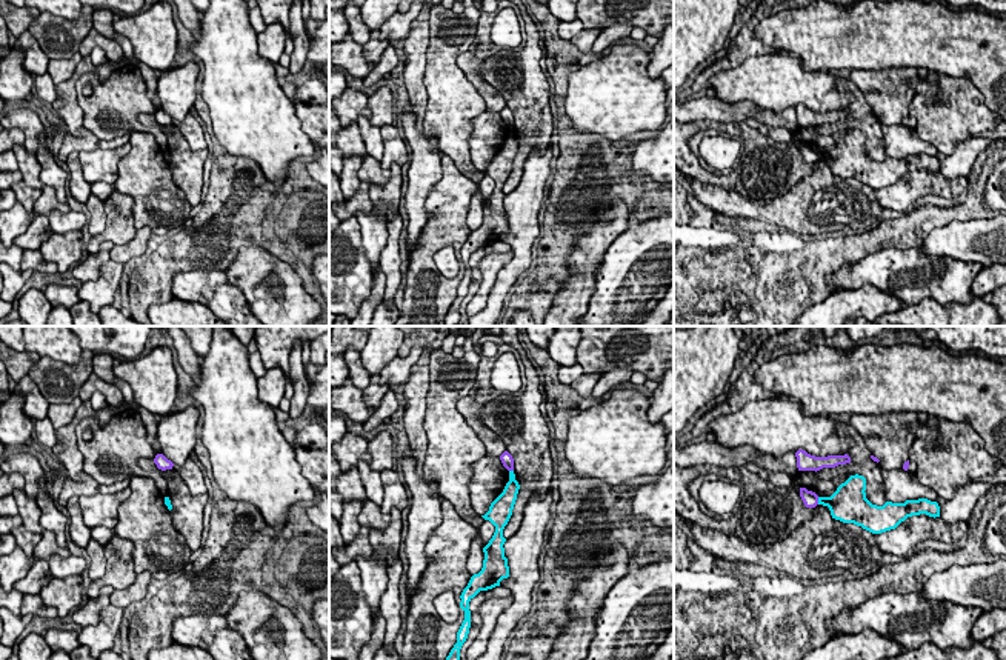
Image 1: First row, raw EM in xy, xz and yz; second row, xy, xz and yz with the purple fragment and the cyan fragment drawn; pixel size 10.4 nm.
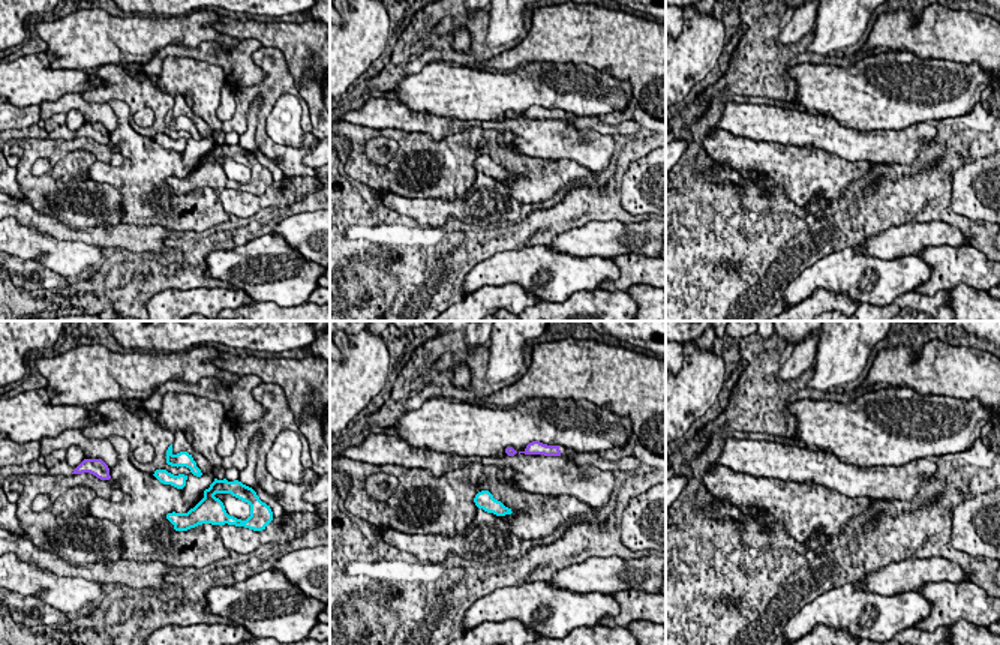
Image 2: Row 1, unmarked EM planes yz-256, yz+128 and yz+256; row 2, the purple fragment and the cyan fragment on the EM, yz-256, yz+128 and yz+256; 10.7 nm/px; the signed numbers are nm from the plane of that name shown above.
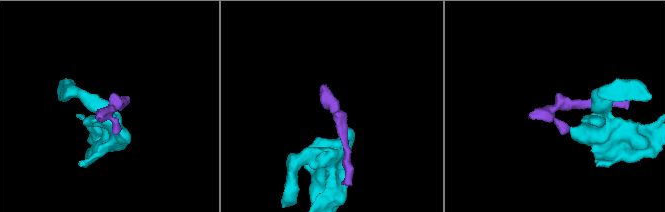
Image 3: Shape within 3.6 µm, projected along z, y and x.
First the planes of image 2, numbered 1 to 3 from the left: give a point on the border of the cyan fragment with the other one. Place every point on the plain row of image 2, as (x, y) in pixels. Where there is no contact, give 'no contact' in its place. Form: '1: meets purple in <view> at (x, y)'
1: no contact
2: no contact
3: no contact

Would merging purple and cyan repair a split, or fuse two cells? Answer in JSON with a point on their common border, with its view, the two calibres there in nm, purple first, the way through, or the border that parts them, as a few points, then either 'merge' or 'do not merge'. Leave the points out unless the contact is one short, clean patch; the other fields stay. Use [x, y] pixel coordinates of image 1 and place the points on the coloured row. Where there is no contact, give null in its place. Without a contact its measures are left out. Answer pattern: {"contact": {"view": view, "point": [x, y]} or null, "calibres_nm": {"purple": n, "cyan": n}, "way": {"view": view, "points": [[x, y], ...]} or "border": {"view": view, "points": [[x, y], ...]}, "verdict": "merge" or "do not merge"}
{"contact": {"view": "yz", "point": [817, 500]}, "calibres_nm": {"purple": 160, "cyan": 280}, "border": {"view": "yz", "points": [[817, 497], [819, 503]]}, "verdict": "do not merge"}

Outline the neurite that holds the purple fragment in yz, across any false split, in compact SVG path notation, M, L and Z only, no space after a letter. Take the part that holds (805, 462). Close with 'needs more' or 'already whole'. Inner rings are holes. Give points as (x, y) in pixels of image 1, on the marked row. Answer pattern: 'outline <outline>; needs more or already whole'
outline M803 449L795 452L797 457L797 468L798 471L820 471L823 468L835 468L838 465L851 463L851 457L844 455L828 455L828 457L815 457L808 454Z; already whole

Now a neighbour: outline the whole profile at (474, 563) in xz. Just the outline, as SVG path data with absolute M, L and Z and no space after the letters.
M480 532L471 543L471 552L466 562L466 569L471 575L478 574L483 568L485 552L483 552L483 542Z

